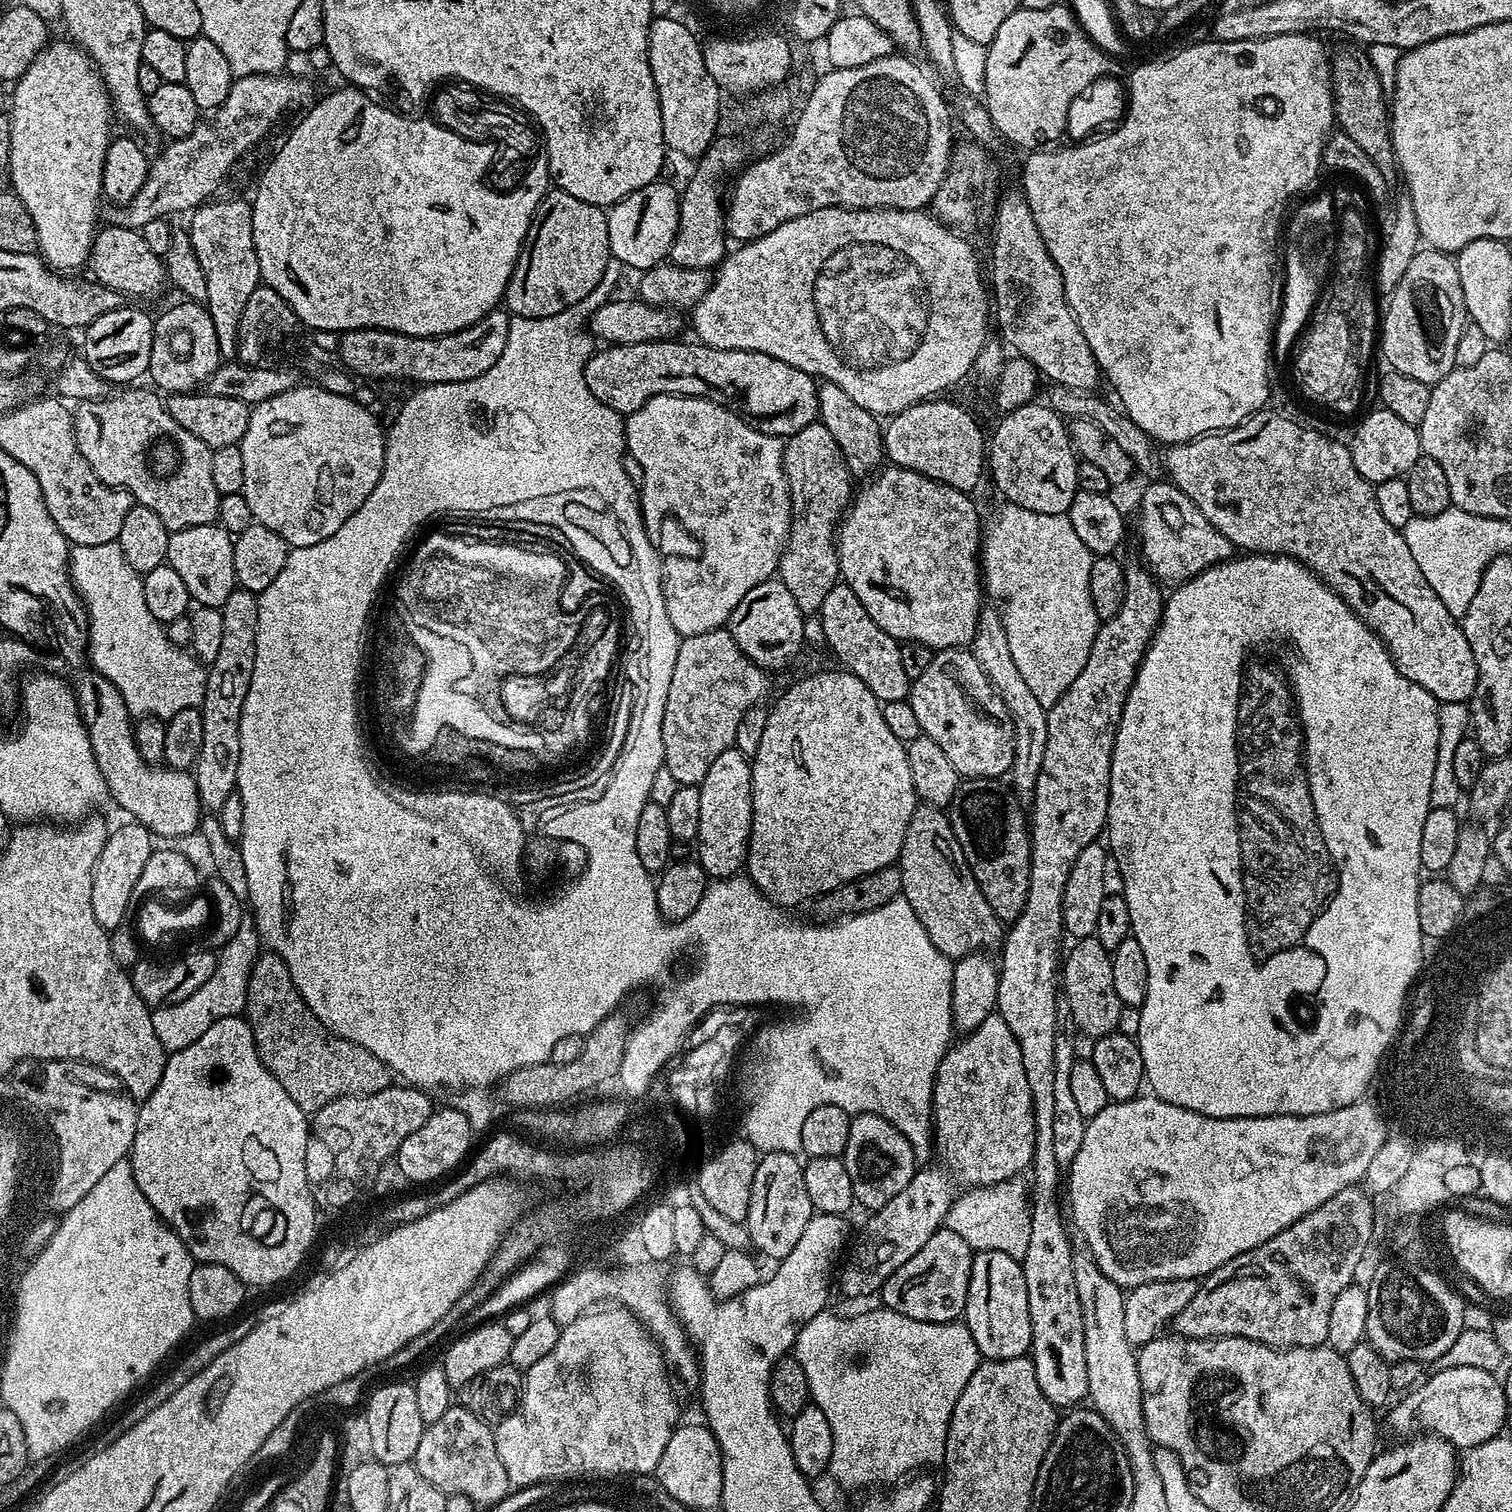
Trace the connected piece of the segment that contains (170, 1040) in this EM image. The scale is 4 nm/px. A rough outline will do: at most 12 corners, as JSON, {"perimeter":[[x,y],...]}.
{"perimeter":[[246,914],[219,949],[209,981],[153,1011],[154,1034],[171,1054],[219,1019],[247,1009],[261,950]]}

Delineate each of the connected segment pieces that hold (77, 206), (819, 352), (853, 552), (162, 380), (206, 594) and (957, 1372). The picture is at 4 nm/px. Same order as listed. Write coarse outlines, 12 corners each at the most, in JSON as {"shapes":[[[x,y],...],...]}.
{"shapes":[[[71,39],[15,81],[6,157],[38,252],[89,263],[112,99]],[[827,208],[733,247],[695,339],[877,418],[990,338],[924,210]],[[895,466],[838,525],[843,583],[897,642],[971,645],[973,497]],[[208,309],[155,317],[147,375],[164,394],[195,392],[220,369]],[[219,523],[169,535],[166,563],[197,605],[238,587],[233,533]],[[819,1312],[794,1355],[844,1488],[939,1465],[963,1323]]]}

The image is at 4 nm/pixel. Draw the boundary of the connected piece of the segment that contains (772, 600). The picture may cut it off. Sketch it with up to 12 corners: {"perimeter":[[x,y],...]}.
{"perimeter":[[784,581],[754,586],[726,631],[765,670],[805,647],[805,613]]}

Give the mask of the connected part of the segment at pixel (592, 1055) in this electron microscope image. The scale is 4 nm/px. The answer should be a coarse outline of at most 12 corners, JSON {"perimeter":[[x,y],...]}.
{"perimeter":[[613,1014],[574,1062],[522,1066],[498,1085],[509,1109],[587,1097],[620,1075],[630,1024]]}

